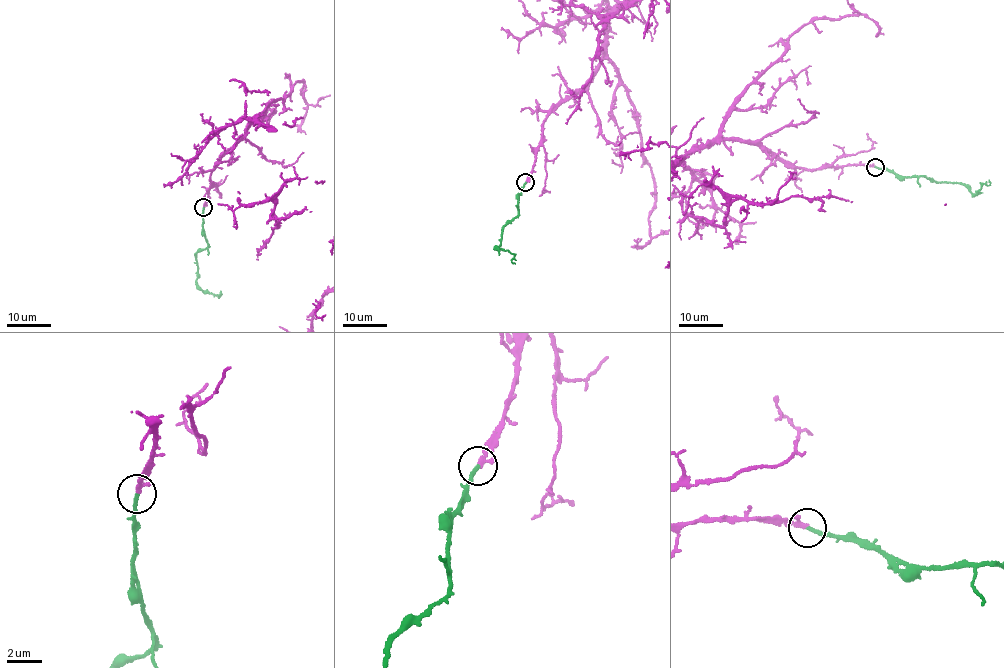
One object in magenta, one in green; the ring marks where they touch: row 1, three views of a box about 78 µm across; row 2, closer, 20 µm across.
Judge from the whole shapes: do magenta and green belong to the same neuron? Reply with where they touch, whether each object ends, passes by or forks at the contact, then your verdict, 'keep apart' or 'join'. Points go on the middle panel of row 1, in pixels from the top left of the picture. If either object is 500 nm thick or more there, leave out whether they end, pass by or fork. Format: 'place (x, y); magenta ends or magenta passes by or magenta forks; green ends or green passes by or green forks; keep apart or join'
place (525, 182); magenta ends; green ends; join

